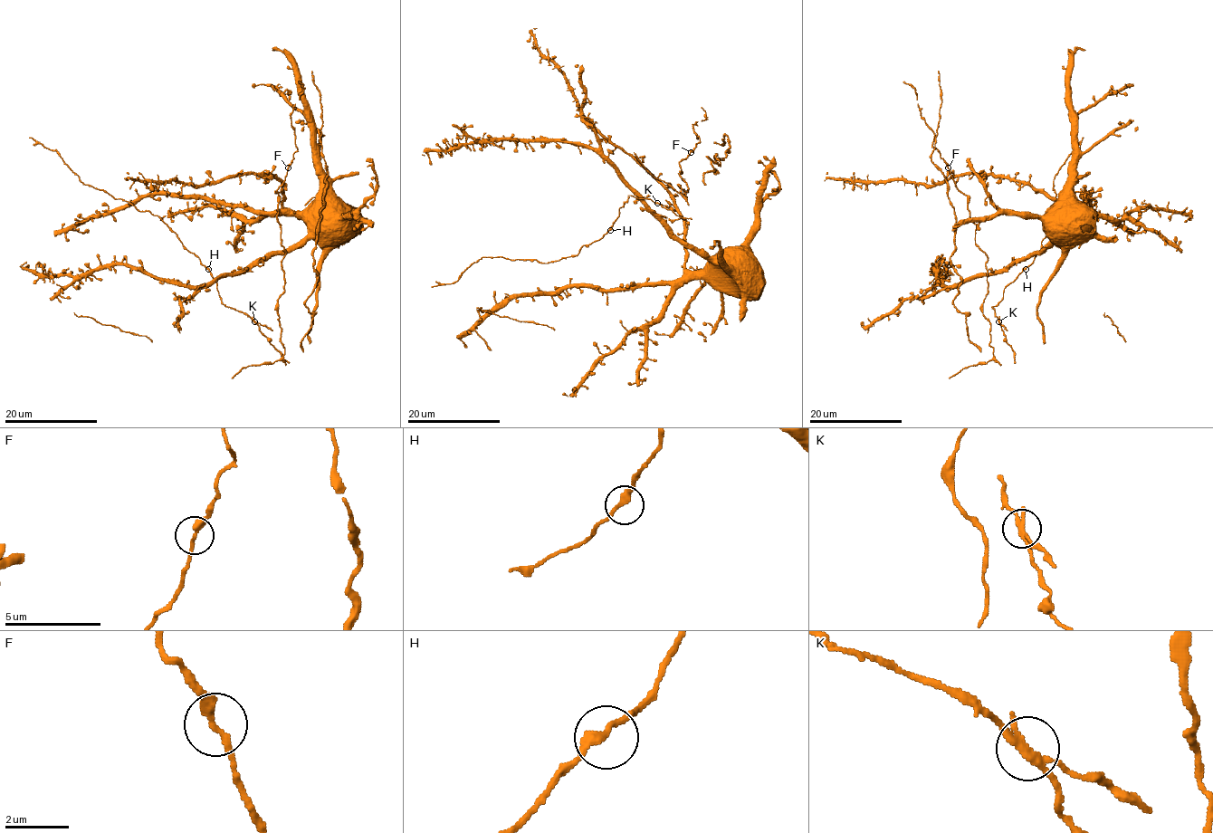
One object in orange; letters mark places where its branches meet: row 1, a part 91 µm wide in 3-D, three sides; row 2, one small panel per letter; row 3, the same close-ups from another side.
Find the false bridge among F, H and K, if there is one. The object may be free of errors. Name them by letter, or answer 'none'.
K

